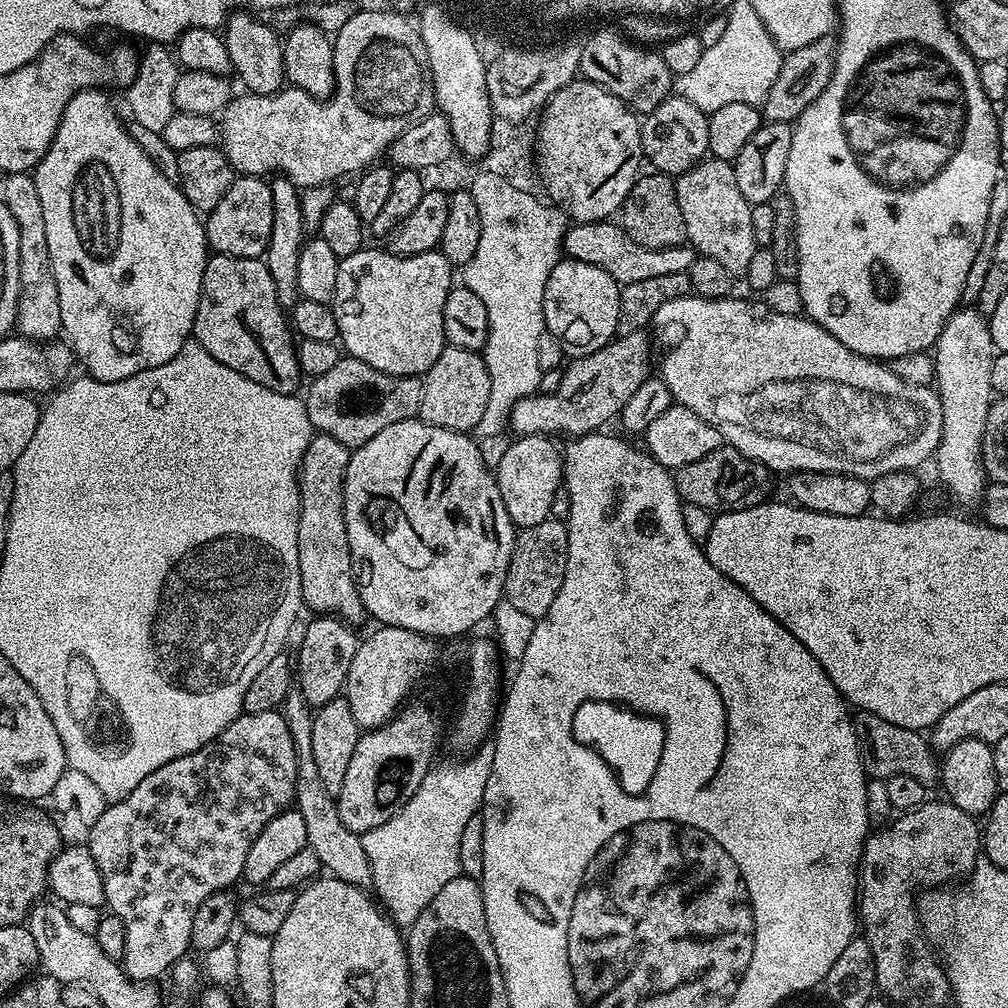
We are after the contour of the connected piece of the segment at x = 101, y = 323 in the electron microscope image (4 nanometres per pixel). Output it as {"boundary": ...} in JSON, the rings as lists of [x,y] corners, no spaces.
{"boundary":[[[85,88],[83,92],[74,94],[66,106],[60,119],[58,130],[52,139],[52,145],[46,154],[36,163],[34,179],[38,190],[38,202],[42,202],[42,222],[46,222],[46,246],[52,263],[52,277],[58,286],[58,306],[60,307],[60,327],[67,343],[70,345],[75,359],[84,363],[83,371],[93,380],[102,382],[118,382],[122,378],[130,378],[142,370],[150,370],[154,366],[162,366],[162,362],[170,362],[182,346],[189,343],[192,327],[196,321],[196,311],[202,290],[204,267],[210,255],[208,240],[204,236],[204,220],[201,213],[190,206],[184,197],[179,183],[170,181],[158,168],[150,162],[143,152],[142,146],[131,137],[126,124],[116,117],[112,109],[112,100],[107,91]]]}

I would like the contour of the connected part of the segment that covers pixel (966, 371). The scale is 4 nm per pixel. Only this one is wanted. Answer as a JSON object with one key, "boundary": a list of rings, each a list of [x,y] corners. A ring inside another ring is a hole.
{"boundary":[[[960,306],[953,312],[942,334],[934,345],[936,362],[936,378],[934,388],[940,391],[940,412],[944,417],[940,420],[940,445],[935,445],[934,460],[940,471],[940,480],[948,487],[948,492],[960,504],[979,505],[984,499],[986,473],[984,461],[980,459],[980,443],[984,441],[986,418],[994,399],[990,386],[990,366],[992,358],[997,353],[996,345],[992,343],[992,326],[989,317],[976,306]]]}

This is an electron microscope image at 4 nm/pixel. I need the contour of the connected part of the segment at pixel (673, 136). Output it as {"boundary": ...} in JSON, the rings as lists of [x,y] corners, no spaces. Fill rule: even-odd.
{"boundary":[[[679,94],[667,96],[653,112],[649,112],[643,117],[640,125],[640,137],[647,163],[652,163],[651,167],[655,171],[663,172],[673,178],[680,177],[684,172],[690,171],[709,155],[708,116],[698,106],[694,106],[693,102]]]}

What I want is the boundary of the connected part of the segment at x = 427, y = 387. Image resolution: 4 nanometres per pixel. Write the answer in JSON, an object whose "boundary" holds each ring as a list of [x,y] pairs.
{"boundary":[[[445,346],[442,354],[438,354],[438,362],[434,362],[422,377],[424,393],[419,419],[455,432],[471,433],[475,430],[478,422],[482,422],[482,414],[486,414],[492,389],[490,364],[482,357],[480,352],[468,348]]]}

